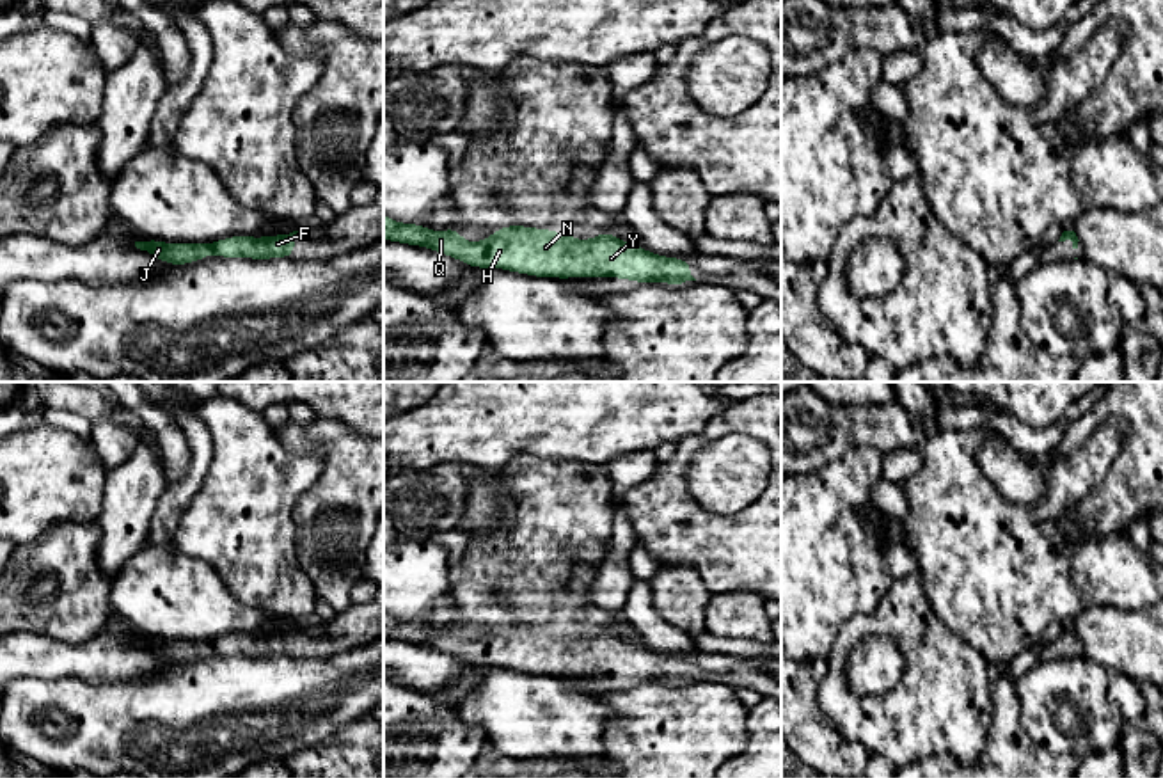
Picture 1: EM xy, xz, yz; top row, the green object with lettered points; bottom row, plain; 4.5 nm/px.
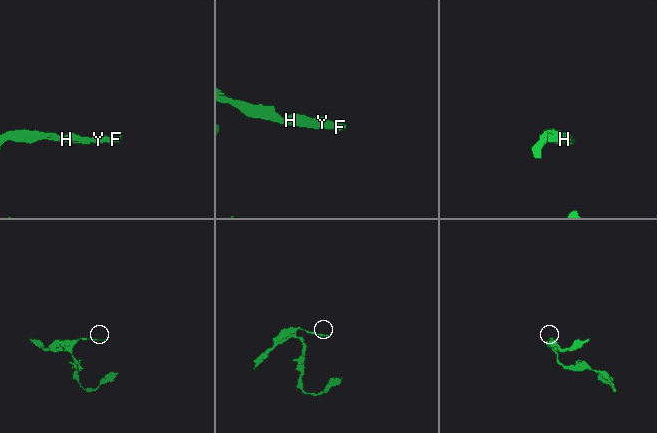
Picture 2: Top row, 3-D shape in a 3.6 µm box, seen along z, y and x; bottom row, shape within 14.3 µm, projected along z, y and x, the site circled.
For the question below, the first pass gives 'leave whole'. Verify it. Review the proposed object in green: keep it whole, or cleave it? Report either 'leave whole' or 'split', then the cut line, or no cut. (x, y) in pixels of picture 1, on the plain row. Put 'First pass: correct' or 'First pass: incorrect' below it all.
leave whole; cut none
First pass: correct

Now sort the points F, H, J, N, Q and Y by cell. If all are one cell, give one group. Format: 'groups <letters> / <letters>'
groups F H J N Q Y

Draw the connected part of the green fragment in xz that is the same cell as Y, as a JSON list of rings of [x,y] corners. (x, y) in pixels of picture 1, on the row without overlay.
[[[384,611],[384,638],[426,645],[474,666],[501,666],[533,675],[616,675],[627,679],[669,680],[696,679],[691,661],[657,654],[611,631],[577,638],[554,627],[504,623],[483,639],[465,639],[458,625],[430,629],[423,622],[401,622]]]

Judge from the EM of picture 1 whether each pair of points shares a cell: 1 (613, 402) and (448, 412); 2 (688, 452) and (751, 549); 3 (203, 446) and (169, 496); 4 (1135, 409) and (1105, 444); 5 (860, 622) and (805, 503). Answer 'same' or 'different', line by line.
1: same
2: same
3: same
4: different
5: different

